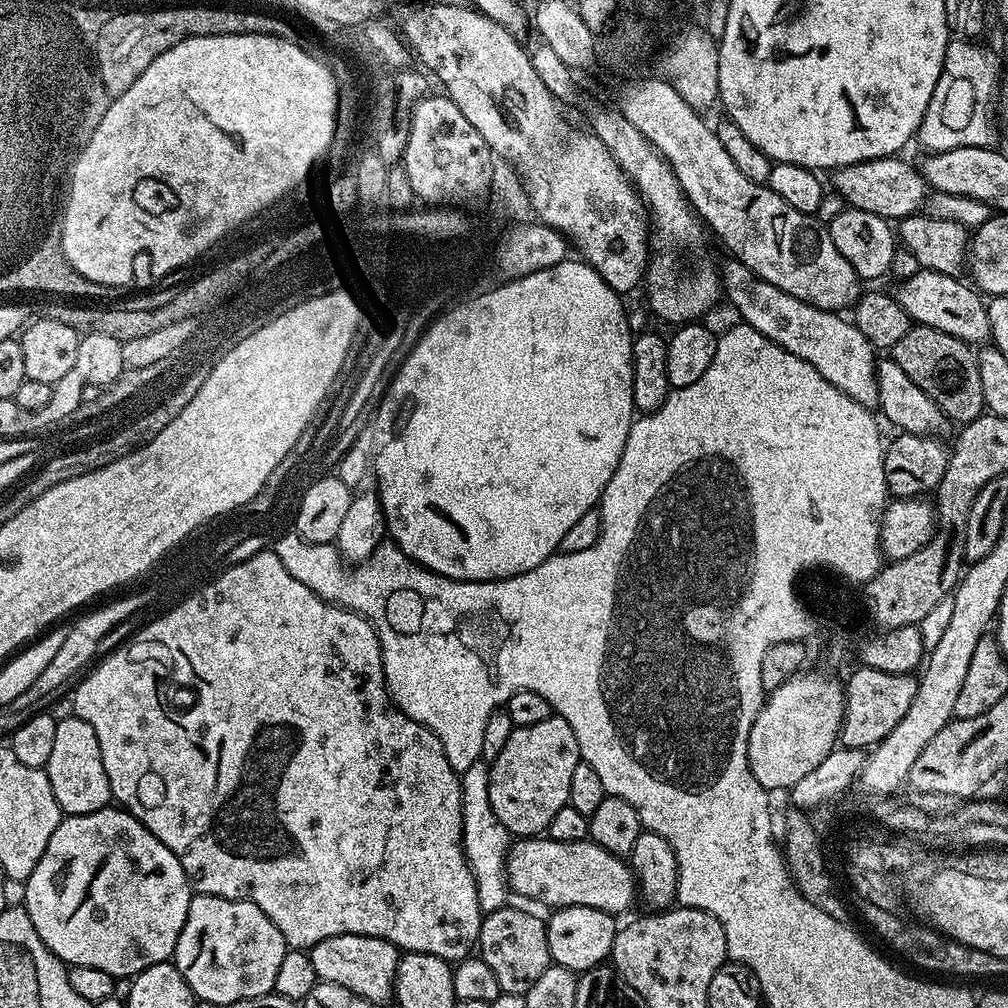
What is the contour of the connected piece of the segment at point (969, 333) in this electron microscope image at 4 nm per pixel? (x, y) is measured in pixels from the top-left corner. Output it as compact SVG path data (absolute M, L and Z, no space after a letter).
M921 270L908 280L899 281L894 298L917 325L925 324L933 333L950 334L969 346L991 341L990 318L985 297L971 283L963 284L956 276Z

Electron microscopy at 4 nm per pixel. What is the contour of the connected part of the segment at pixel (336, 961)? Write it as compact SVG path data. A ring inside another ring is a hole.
M343 932L341 936L322 938L310 950L317 980L338 982L338 986L346 986L346 990L354 990L354 994L362 994L362 998L371 1000L373 1005L380 1006L383 1000L391 1001L396 986L396 971L400 965L401 949L377 936L363 936Z

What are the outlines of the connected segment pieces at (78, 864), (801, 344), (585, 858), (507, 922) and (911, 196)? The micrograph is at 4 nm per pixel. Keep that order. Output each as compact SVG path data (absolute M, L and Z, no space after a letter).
M109 806L81 816L64 816L60 821L58 830L50 834L50 842L46 842L46 850L34 866L34 870L23 881L24 900L22 907L30 914L30 922L34 922L34 930L38 930L38 938L48 949L63 960L65 965L94 966L94 970L106 970L106 974L117 978L131 978L138 975L155 964L163 964L173 959L178 942L178 934L182 934L182 926L186 922L186 914L190 910L190 902L194 895L194 889L188 882L188 875L182 870L182 862L168 849L155 834L149 830L138 818L134 818L131 812L119 807Z
M728 258L721 265L721 289L726 300L734 306L740 314L739 319L754 330L758 330L766 338L788 353L794 354L803 361L810 363L827 381L838 390L842 390L850 398L864 408L875 409L879 405L878 388L876 380L877 359L874 358L876 350L864 334L856 327L853 321L844 320L844 316L839 313L824 311L821 308L810 306L809 303L802 302L776 286L761 280L736 259Z
M520 838L508 850L508 887L513 893L549 904L555 910L566 906L590 906L621 914L638 896L636 877L621 857L610 854L591 838L578 842L554 842L547 838Z
M505 906L487 913L480 921L478 955L494 970L501 992L525 993L552 964L550 946L546 942L546 923L532 912Z
M899 155L883 156L877 160L867 160L835 169L831 173L831 187L844 199L845 205L870 214L878 214L889 222L899 222L906 216L917 215L923 209L930 189L920 175L919 167L900 160Z

